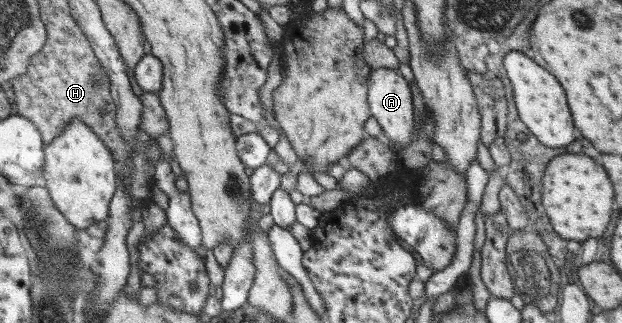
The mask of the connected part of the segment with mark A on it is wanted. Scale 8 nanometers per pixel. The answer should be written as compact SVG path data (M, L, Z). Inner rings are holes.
M380 68L372 71L369 77L369 104L371 115L376 117L383 127L384 138L390 139L390 146L394 150L394 144L399 145L401 151L414 141L415 117L414 117L414 97L410 91L410 83L404 80L398 70L390 68Z

